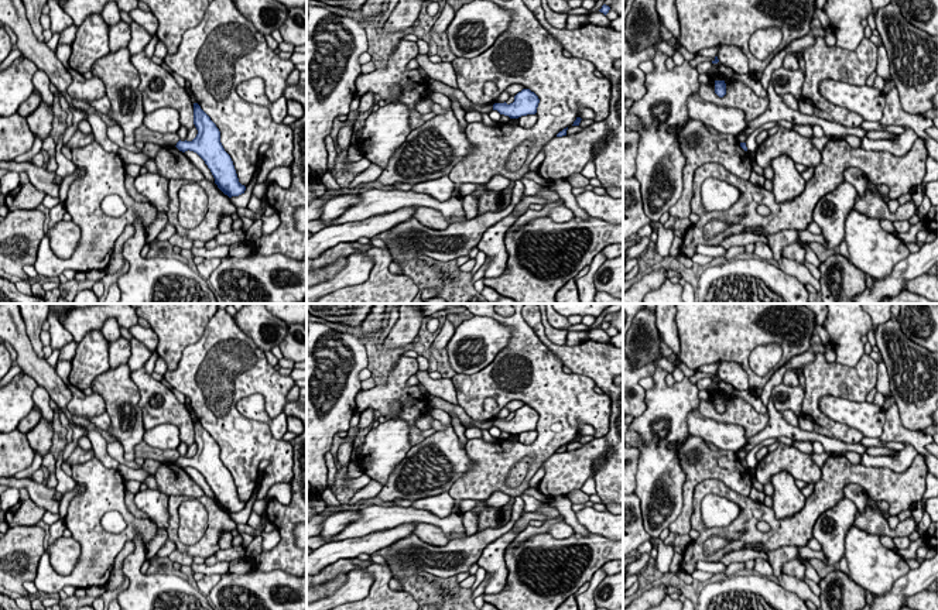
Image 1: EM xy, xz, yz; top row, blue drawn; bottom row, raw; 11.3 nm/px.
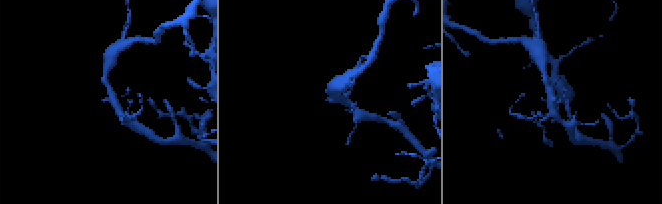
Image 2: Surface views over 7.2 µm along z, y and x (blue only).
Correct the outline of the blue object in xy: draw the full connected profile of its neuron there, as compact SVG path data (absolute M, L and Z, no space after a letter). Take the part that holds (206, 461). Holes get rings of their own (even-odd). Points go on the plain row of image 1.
M194 419L194 441L198 446L196 453L192 458L179 456L175 463L182 469L196 469L225 511L232 514L244 510L246 503L239 498L233 477L220 459L219 445L198 419Z

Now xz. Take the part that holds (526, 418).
M523 405L514 412L514 418L507 421L494 419L493 426L497 426L500 431L509 432L510 435L518 435L527 431L535 431L540 415L530 405Z

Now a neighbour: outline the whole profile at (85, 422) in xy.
M72 417L72 421L81 426L83 426L86 431L97 431L105 439L106 442L116 442L117 439L114 436L112 436L107 431L102 431L97 426L95 426L88 418L82 418L82 417Z

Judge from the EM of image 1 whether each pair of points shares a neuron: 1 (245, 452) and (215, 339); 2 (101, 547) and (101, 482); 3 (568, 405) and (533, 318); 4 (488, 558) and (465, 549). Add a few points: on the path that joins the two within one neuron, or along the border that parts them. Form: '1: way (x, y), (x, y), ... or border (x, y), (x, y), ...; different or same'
1: way (225, 424), (226, 397), (216, 386), (216, 367); same
2: way (93, 531), (93, 503), (99, 497); same
3: border (523, 318), (562, 365); different
4: border (505, 534), (493, 540), (476, 561); different

